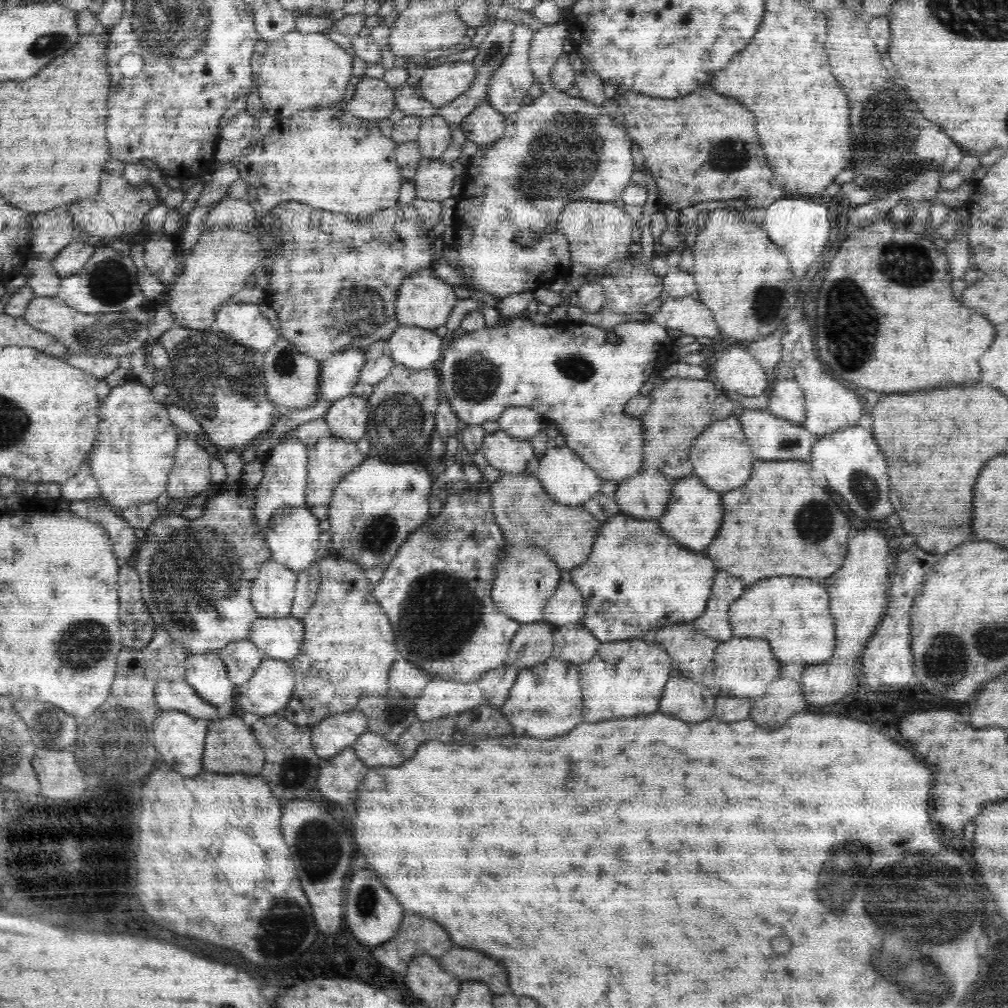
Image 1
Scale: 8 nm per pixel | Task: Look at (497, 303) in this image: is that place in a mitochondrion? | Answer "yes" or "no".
no

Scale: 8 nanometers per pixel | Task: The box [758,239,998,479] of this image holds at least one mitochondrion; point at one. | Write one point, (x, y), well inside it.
(849, 344)

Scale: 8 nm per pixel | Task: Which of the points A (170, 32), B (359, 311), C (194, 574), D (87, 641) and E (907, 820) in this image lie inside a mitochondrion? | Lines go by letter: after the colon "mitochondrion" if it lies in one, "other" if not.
A: mitochondrion
B: mitochondrion
C: mitochondrion
D: mitochondrion
E: other

